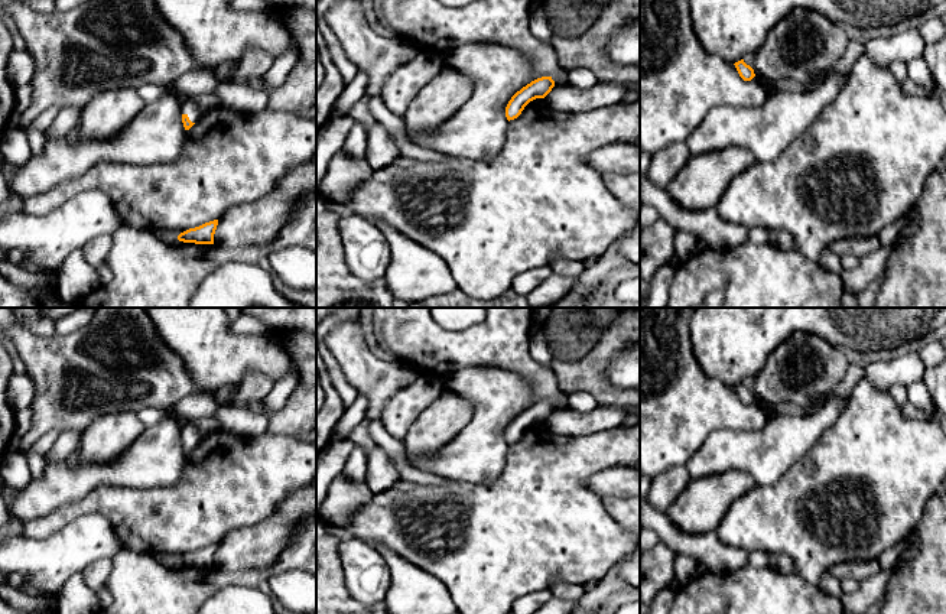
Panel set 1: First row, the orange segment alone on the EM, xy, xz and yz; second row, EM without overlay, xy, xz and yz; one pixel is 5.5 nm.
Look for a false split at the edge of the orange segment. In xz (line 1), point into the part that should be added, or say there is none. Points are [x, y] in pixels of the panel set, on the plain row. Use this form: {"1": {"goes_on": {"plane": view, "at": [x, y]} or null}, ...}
{"1": {"goes_on": null}}

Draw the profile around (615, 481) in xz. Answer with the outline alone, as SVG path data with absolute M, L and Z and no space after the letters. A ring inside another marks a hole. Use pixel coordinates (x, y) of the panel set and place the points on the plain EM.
M614 465L592 474L585 485L599 497L640 496L640 467Z

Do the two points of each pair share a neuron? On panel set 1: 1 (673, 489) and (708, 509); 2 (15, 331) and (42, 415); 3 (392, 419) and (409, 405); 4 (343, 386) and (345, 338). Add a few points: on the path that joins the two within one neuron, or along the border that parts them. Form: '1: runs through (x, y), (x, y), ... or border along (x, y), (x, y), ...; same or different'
1: border along (691, 480), (665, 512); different
2: runs through (35, 351), (45, 361), (45, 395); same
3: runs through (396, 415), (405, 408); same
4: border along (340, 370), (357, 392); different

